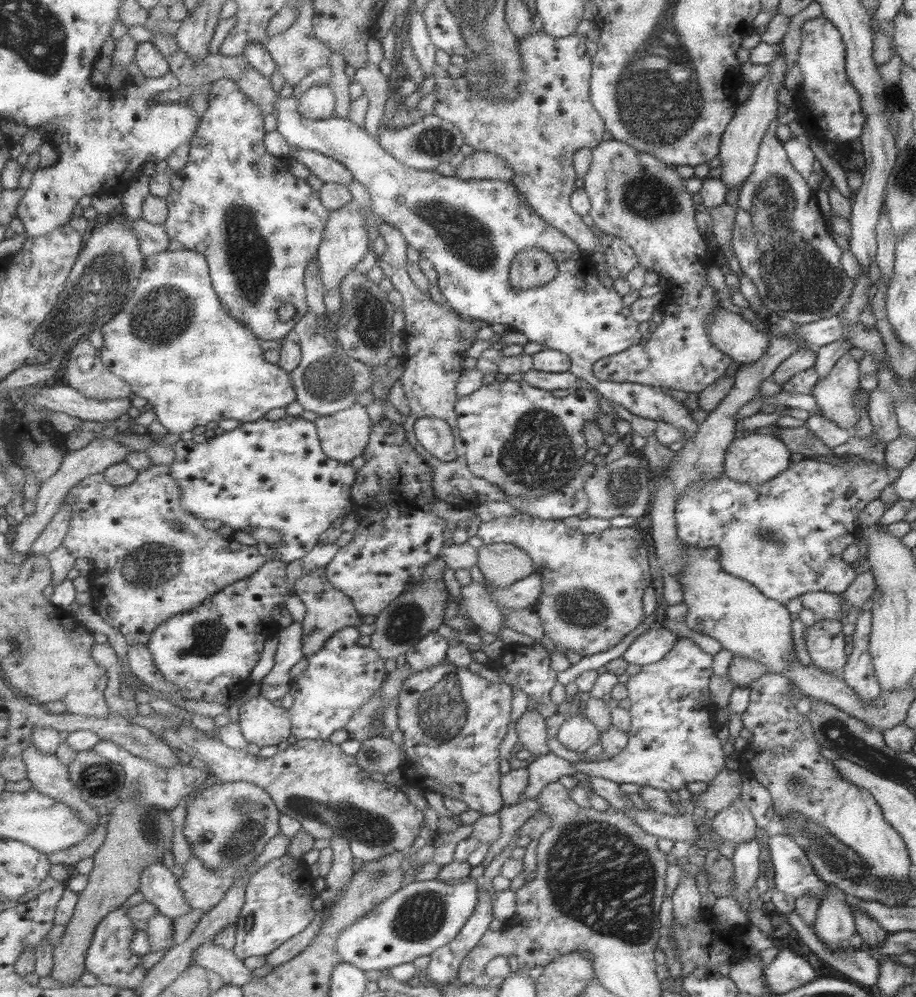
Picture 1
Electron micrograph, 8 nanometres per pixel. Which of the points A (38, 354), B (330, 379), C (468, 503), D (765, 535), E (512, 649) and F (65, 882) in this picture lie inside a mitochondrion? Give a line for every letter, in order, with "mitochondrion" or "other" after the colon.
A: mitochondrion
B: mitochondrion
C: other
D: mitochondrion
E: other
F: other

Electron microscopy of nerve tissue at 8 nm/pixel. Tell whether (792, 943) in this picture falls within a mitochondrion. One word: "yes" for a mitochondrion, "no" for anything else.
no

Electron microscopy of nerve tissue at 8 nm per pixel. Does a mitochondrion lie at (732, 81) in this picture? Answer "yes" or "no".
no

